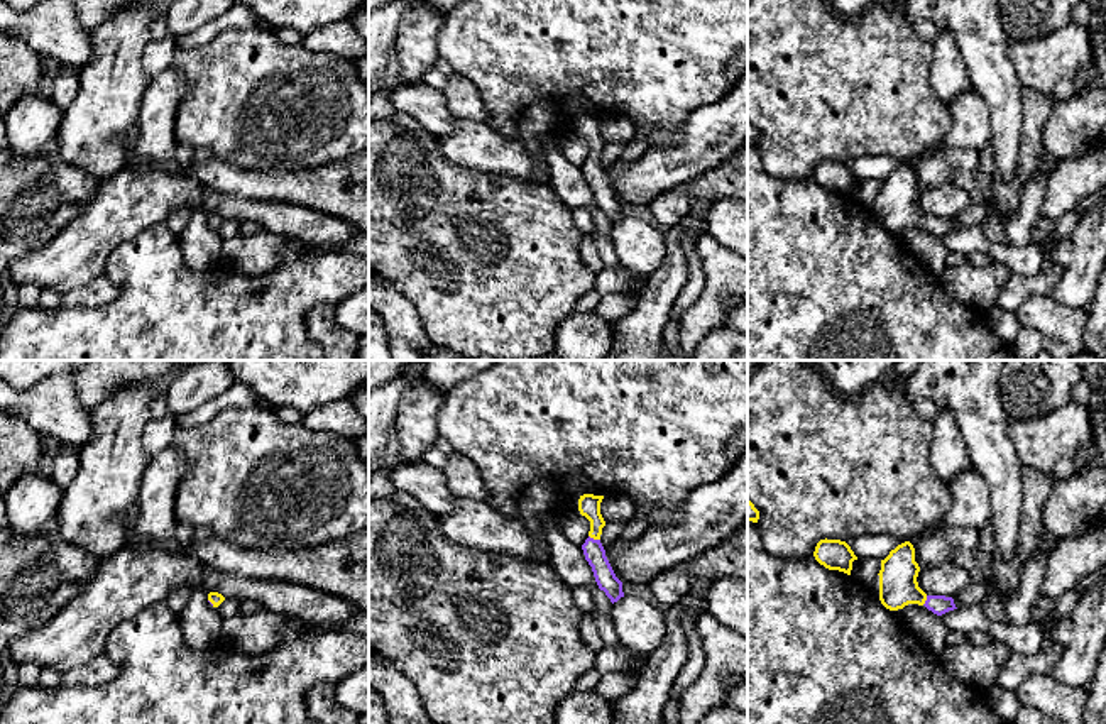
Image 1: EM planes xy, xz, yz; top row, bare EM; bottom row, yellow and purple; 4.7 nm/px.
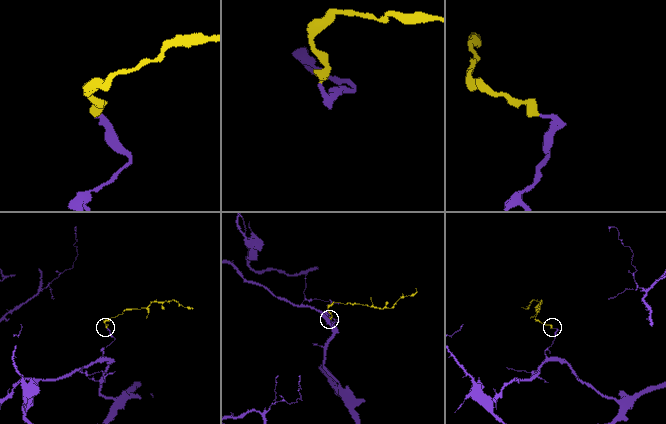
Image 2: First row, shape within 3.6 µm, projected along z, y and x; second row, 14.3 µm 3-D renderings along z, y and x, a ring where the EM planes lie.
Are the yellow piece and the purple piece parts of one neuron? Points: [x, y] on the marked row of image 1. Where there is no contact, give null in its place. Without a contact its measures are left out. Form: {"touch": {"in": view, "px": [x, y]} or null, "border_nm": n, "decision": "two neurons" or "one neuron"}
{"touch": {"in": "xz", "px": [594, 538]}, "border_nm": 60, "decision": "one neuron"}

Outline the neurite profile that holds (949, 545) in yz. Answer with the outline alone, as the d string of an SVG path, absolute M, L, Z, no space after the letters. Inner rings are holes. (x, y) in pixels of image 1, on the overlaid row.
M942 528L915 543L915 562L920 568L955 563L967 572L976 567L979 531L971 528Z

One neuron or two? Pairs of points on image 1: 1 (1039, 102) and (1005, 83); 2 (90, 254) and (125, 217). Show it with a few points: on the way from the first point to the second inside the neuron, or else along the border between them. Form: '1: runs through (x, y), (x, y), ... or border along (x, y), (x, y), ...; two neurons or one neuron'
1: border along (1023, 87), (1022, 134); two neurons
2: runs through (97, 246), (117, 225); one neuron

